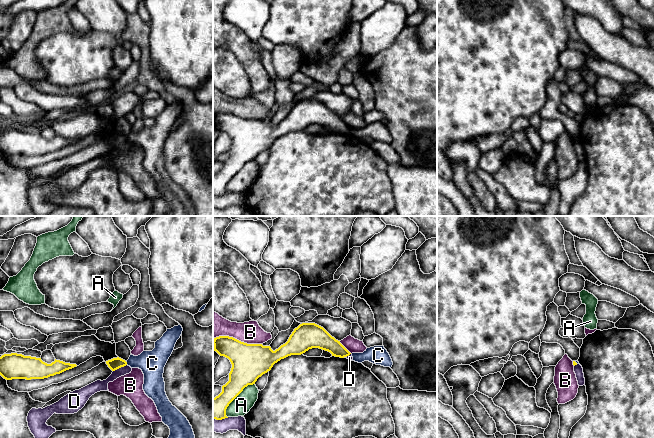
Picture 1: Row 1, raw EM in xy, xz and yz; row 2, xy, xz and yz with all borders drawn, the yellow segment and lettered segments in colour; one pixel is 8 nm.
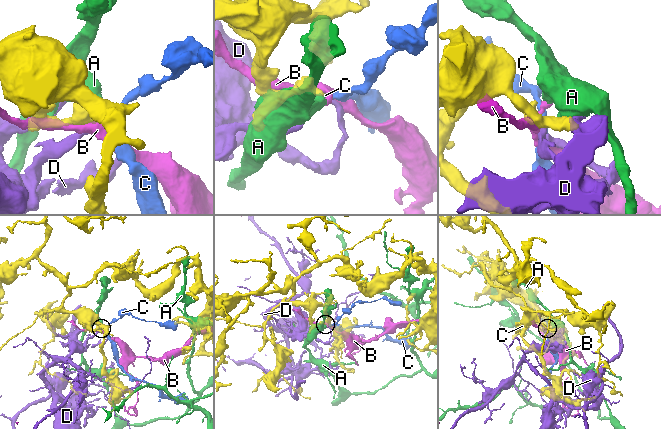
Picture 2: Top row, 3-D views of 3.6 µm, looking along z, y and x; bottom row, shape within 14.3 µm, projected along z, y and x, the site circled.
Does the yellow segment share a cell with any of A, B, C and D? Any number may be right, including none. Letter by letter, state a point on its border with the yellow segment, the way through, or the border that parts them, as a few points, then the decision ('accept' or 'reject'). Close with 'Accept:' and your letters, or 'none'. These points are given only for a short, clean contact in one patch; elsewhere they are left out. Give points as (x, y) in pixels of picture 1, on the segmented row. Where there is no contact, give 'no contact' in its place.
A: contact xz (235, 397); reject
B: contact xz (238, 340); reject
C: contact xy (126, 363); border xy (125, 361), (127, 364); reject
D: contact xy (119, 367); reject
Accept: none

